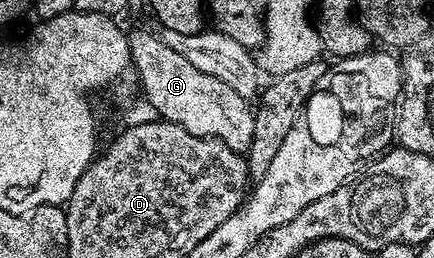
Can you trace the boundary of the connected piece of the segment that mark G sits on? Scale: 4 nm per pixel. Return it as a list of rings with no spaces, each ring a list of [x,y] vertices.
[[[147,31],[140,35],[132,34],[129,46],[133,71],[139,74],[139,79],[143,82],[143,95],[159,117],[167,121],[177,117],[178,122],[184,125],[191,124],[206,129],[236,153],[246,153],[251,148],[255,112],[248,100],[242,99],[229,85],[220,81],[218,75],[194,67],[184,55],[166,47],[159,40],[158,34],[151,32],[150,35]]]

